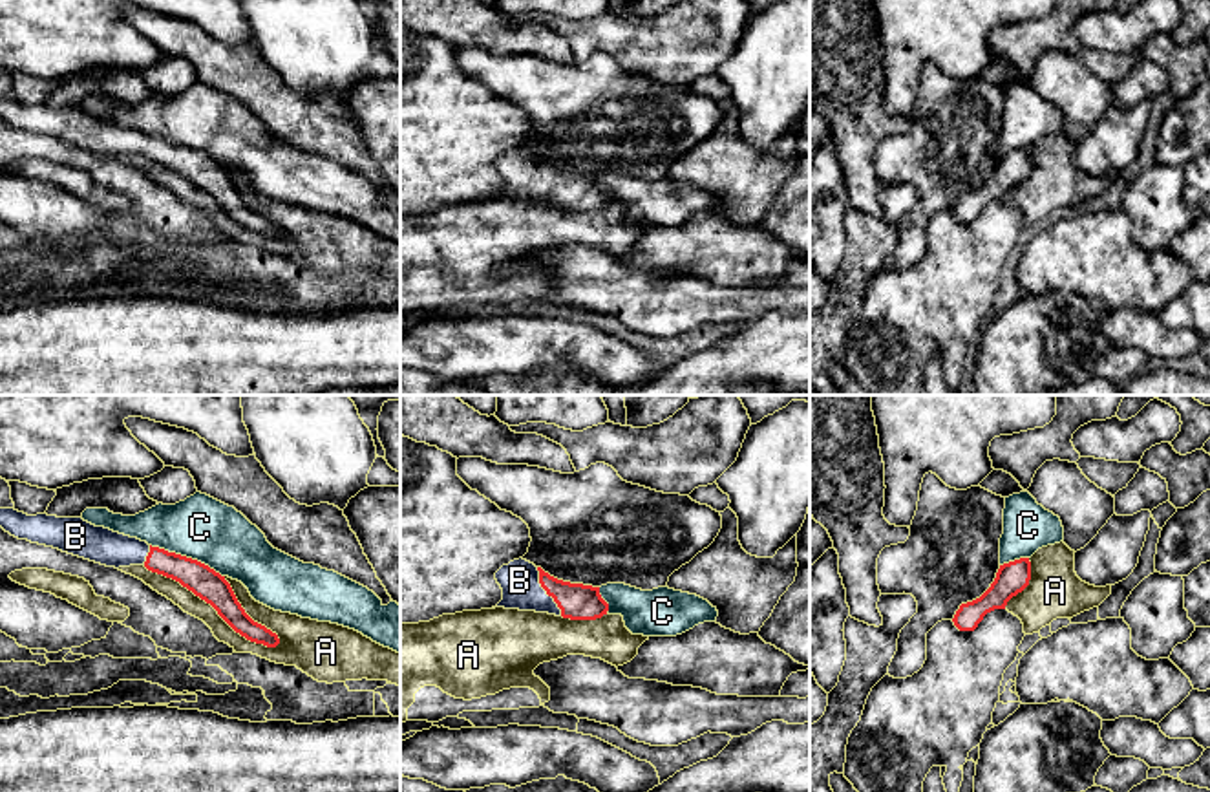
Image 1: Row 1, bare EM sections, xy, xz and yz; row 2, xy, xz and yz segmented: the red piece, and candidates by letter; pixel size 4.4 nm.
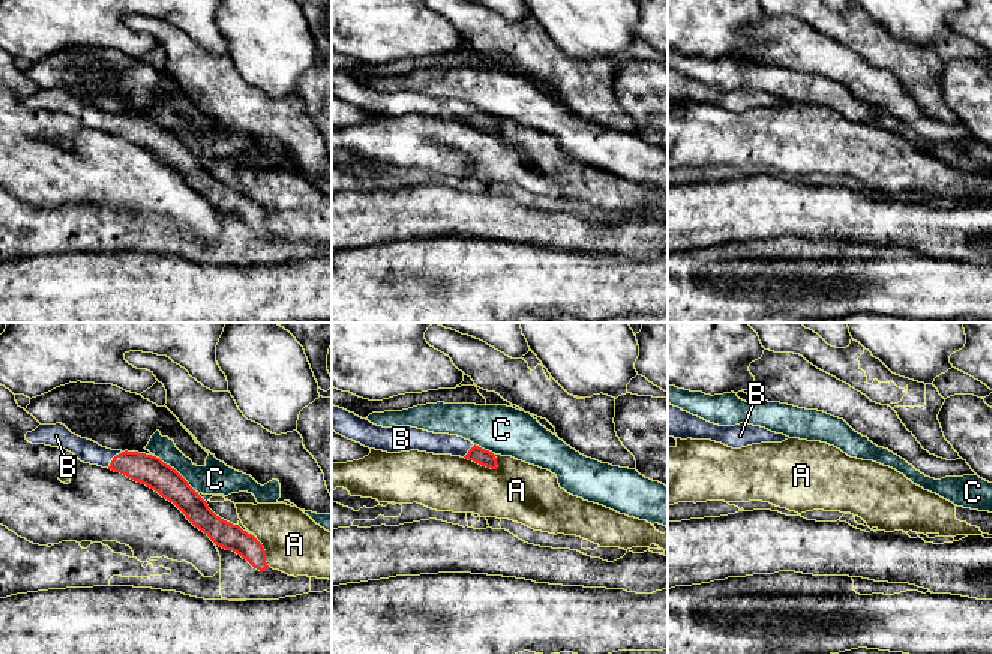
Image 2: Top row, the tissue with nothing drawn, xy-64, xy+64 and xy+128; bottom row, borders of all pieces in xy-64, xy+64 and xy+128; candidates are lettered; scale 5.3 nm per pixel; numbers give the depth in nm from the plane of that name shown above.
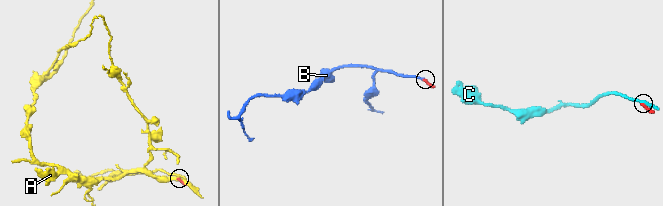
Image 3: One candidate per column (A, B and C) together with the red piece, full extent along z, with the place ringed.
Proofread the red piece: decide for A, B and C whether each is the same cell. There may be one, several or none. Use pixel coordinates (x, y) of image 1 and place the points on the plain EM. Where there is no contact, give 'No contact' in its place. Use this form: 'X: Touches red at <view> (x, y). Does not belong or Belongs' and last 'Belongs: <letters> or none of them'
A: Touches red at xy (212, 196). Does not belong
B: Touches red at xz (545, 180). Belongs
C: Touches red at xy (185, 147). Does not belong
Belongs: B

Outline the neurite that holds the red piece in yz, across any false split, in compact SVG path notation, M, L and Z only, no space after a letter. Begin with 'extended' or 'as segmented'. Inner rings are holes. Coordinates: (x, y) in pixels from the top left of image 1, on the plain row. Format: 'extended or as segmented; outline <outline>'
as segmented; outline M1029 148L1000 155L991 177L980 188L960 196L952 209L954 216L960 221L974 221L987 203L1005 199L1007 192L1029 176L1029 170Z

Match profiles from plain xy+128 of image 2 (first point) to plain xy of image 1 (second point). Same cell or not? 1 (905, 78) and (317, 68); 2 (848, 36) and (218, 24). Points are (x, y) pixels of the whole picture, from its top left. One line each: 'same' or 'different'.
1: different
2: different

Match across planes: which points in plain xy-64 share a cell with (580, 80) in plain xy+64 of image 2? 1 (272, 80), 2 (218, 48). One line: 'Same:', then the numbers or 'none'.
Same: none

